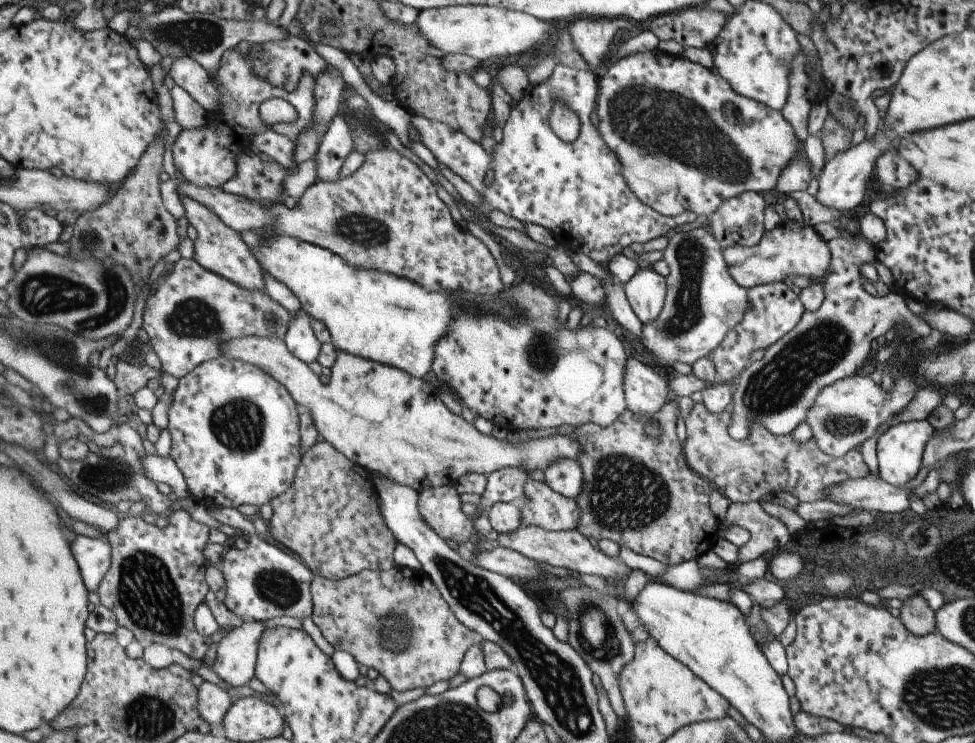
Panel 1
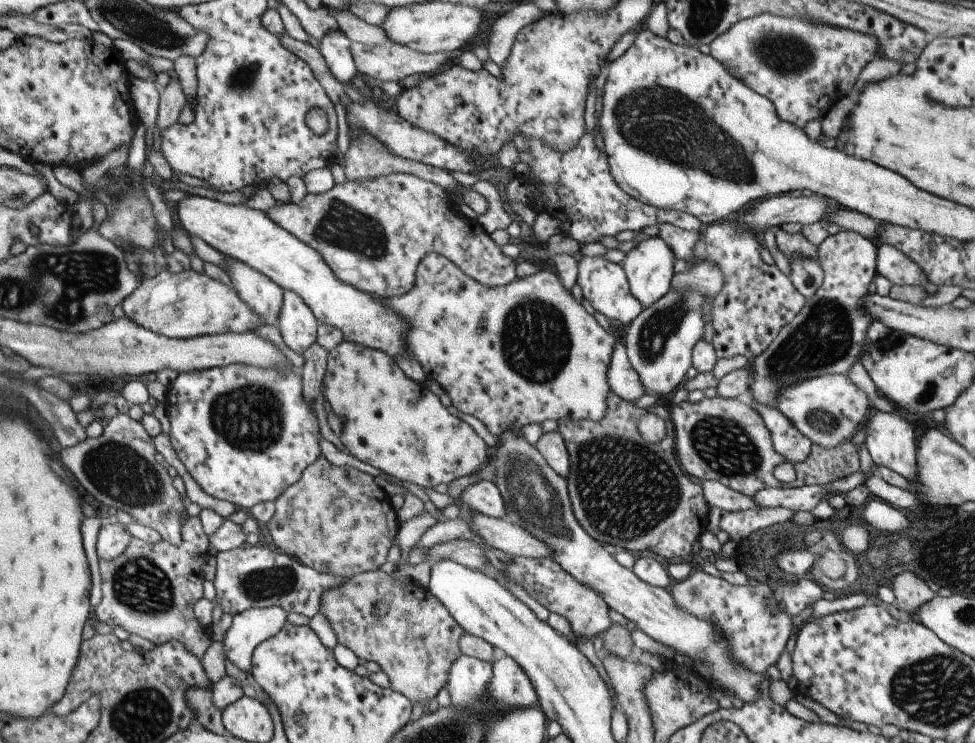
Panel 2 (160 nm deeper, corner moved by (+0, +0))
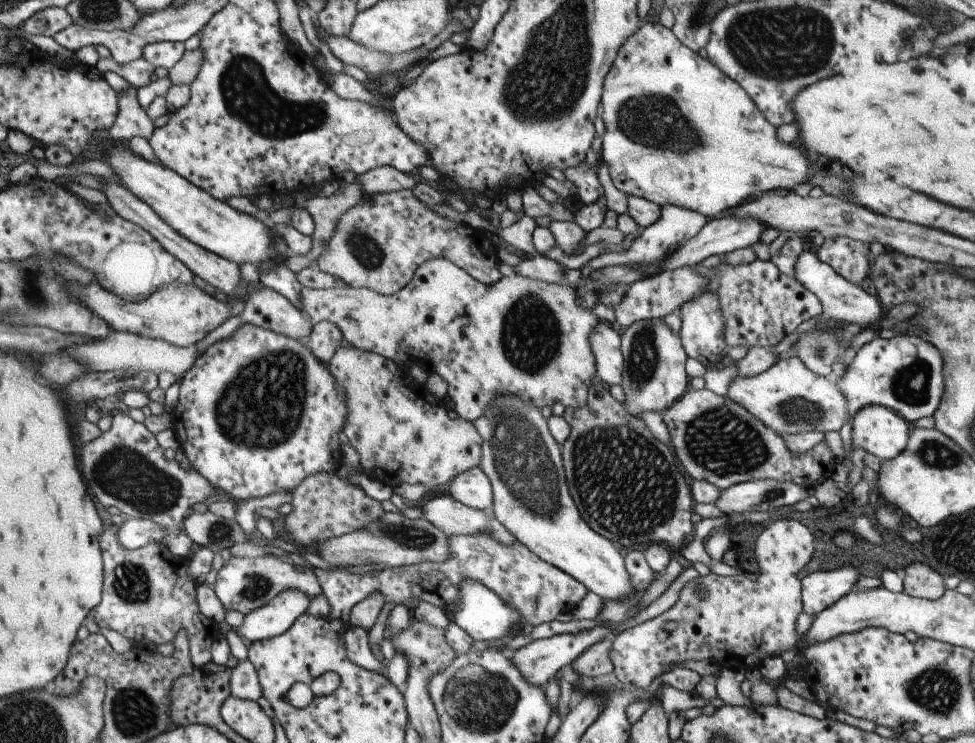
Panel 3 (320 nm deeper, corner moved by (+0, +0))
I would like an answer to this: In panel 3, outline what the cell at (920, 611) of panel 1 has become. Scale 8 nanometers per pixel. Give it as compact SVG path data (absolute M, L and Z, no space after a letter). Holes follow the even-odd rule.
M913 562L900 572L903 593L917 599L937 600L946 590L943 578L923 562Z

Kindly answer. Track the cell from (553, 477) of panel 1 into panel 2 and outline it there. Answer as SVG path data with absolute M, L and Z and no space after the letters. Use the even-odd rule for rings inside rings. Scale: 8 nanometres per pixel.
M558 432L542 433L535 447L537 452L543 456L543 460L547 462L547 466L551 468L551 472L555 472L555 476L561 476L563 480L566 480L569 474L569 458Z

